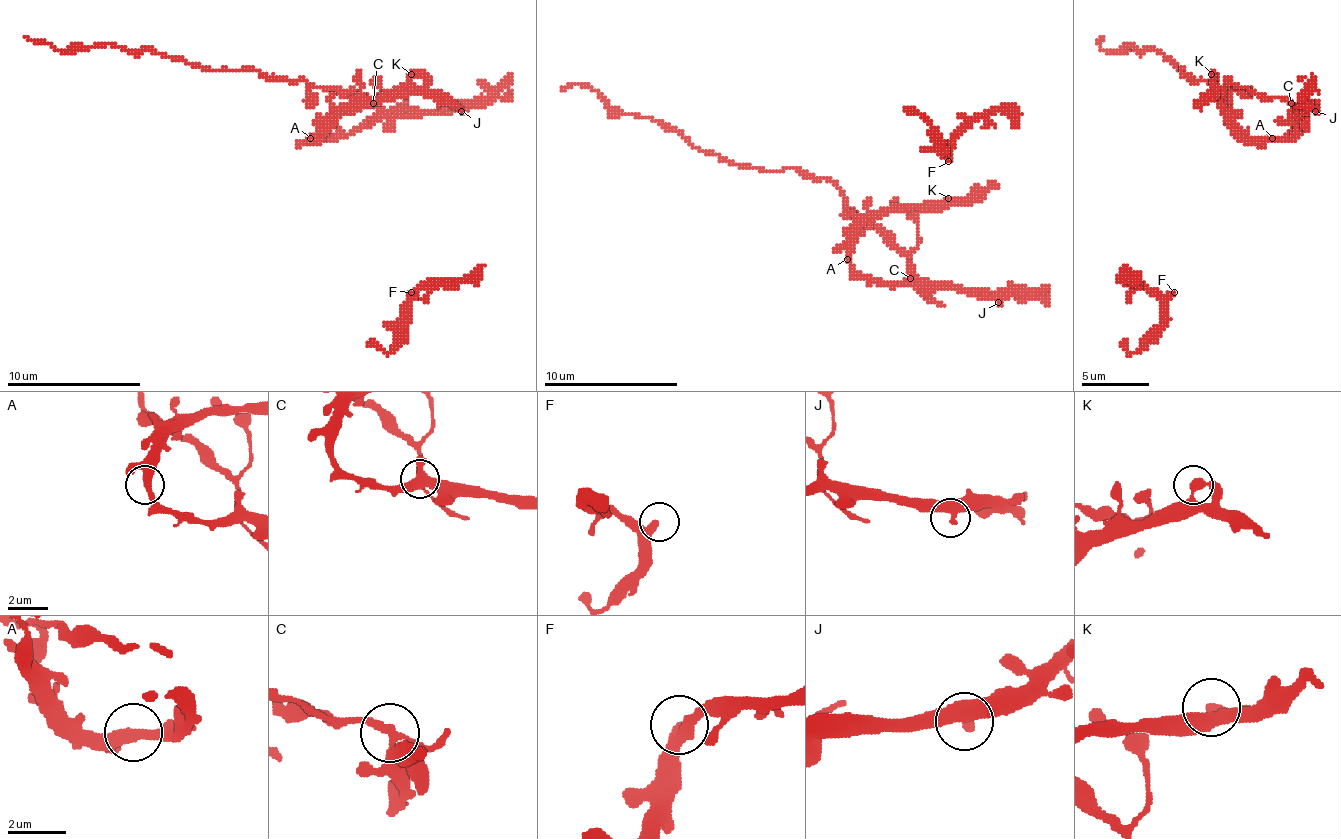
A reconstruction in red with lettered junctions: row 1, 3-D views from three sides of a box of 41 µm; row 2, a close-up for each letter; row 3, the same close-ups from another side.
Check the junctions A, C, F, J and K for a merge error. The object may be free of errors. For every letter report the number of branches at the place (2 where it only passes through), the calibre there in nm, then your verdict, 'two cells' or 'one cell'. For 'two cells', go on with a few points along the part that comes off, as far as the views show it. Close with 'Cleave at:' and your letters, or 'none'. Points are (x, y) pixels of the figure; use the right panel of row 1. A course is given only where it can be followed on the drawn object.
A: 3 | 300 nm | one cell
C: 3 | 240 nm | two cells | (1292, 104), (1191, 80), (1151, 47), (1137, 50), (1130, 43), (1103, 50), (1097, 43), (1103, 37)
F: 2 | 320 nm | one cell
J: 2 | 480 nm | one cell
K: 2 | 280 nm | one cell
Cleave at: C

